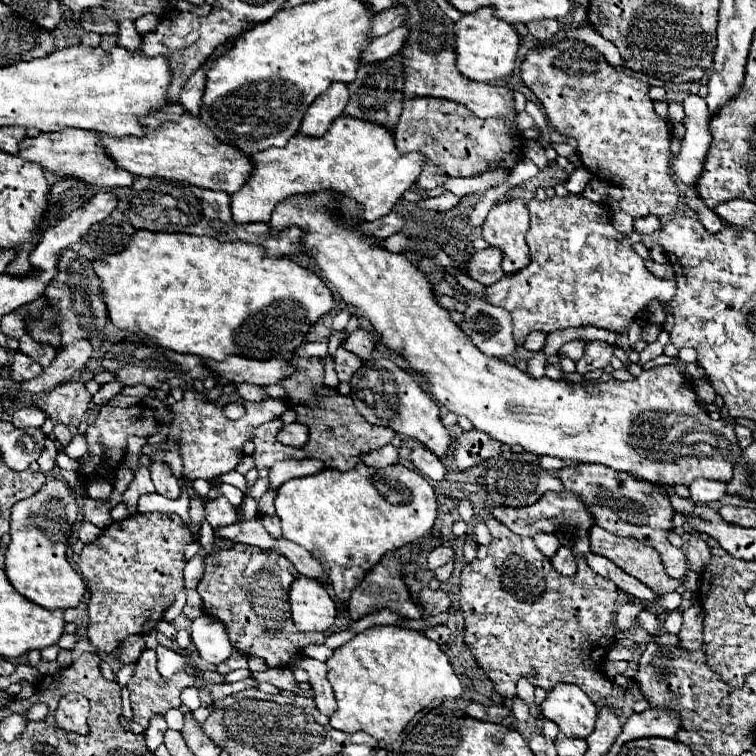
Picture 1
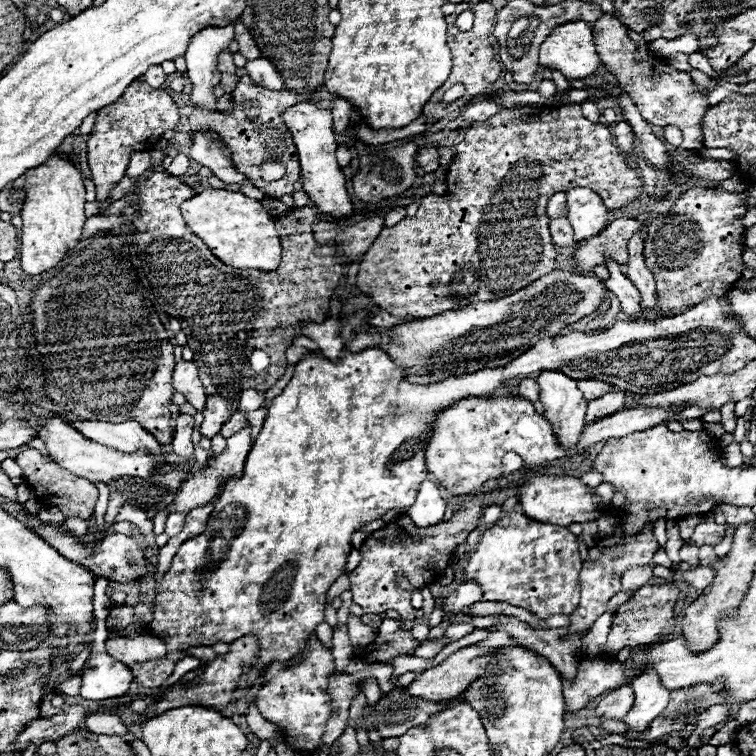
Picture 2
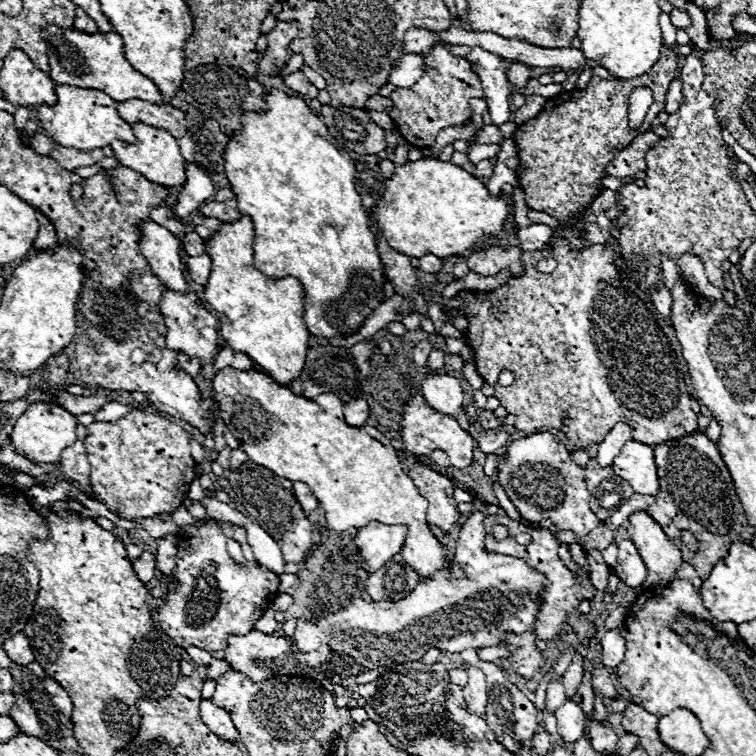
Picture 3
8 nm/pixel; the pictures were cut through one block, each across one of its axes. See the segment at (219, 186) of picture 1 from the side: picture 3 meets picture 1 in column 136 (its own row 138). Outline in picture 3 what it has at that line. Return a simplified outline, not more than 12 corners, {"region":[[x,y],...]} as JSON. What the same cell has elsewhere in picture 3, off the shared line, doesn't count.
{"region":[[134,122],[136,144],[114,158],[166,188],[186,182],[186,160],[166,130]]}

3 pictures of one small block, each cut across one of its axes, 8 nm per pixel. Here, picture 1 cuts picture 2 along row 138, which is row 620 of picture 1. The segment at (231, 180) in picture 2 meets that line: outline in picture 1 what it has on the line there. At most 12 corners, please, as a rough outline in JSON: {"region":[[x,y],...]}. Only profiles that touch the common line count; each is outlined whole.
{"region":[[210,614],[192,622],[198,654],[214,666],[228,660],[232,644],[224,624]]}

